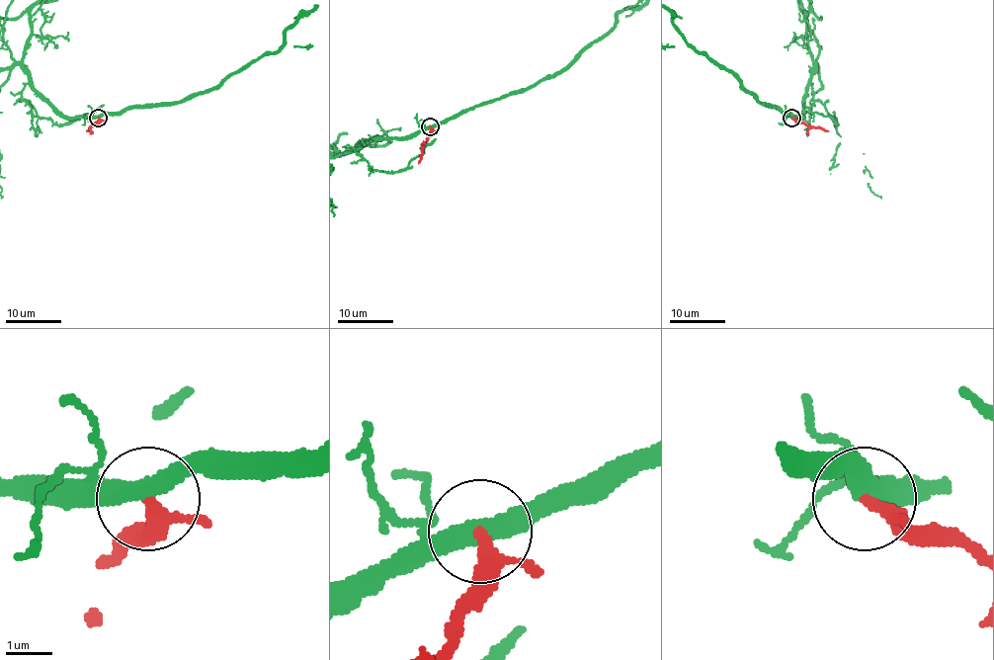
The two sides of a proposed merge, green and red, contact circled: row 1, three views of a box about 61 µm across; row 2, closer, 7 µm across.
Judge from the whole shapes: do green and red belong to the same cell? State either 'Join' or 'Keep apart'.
Keep apart

